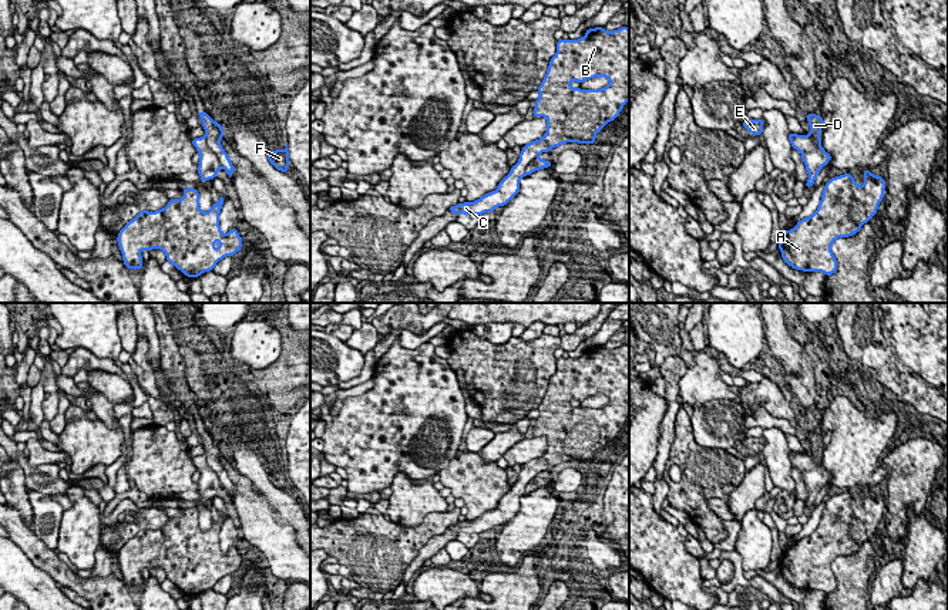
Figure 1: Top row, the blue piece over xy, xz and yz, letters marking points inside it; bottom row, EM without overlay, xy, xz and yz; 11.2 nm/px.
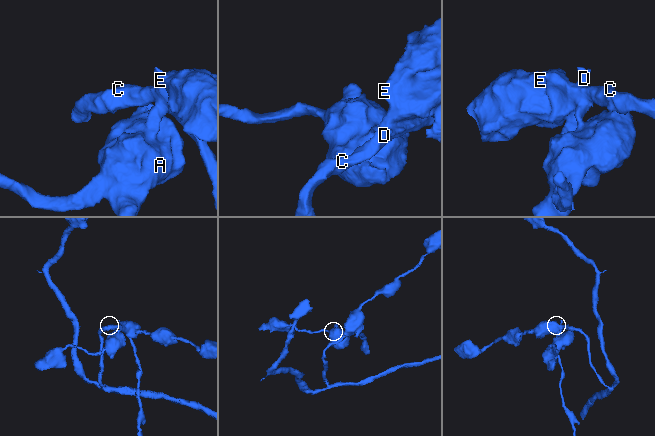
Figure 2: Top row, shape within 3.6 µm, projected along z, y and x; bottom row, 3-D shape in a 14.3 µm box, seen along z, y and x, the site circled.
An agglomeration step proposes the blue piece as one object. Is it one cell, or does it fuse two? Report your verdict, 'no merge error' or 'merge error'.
merge error

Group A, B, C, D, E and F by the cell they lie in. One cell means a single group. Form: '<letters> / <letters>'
A B C E F / D

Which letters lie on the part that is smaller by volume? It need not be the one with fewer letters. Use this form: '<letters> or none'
D

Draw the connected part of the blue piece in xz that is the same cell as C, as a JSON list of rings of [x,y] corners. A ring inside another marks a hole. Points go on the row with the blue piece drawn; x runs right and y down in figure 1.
[[[623,26],[618,30],[606,31],[604,27],[595,27],[588,28],[585,36],[578,40],[558,40],[557,53],[549,61],[538,92],[534,117],[547,118],[548,129],[544,137],[522,146],[518,162],[511,166],[510,173],[502,178],[494,192],[474,202],[450,206],[448,210],[455,215],[478,216],[493,212],[495,208],[507,205],[520,192],[520,181],[525,176],[525,166],[539,154],[567,142],[595,144],[596,134],[619,115],[629,100],[629,28]],[[595,77],[606,77],[609,84],[602,90],[575,90],[571,87],[572,81],[582,84]]]

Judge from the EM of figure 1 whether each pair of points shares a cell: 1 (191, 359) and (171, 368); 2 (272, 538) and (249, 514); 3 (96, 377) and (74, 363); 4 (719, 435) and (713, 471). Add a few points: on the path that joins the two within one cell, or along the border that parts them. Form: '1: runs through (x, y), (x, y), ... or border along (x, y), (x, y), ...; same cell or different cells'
1: border along (178, 347), (182, 356), (185, 380), (195, 393); different cells
2: runs through (266, 532), (255, 519); same cell
3: border along (121, 376), (93, 370), (86, 381); different cells
4: border along (691, 428), (692, 437), (701, 445), (725, 451); different cells

